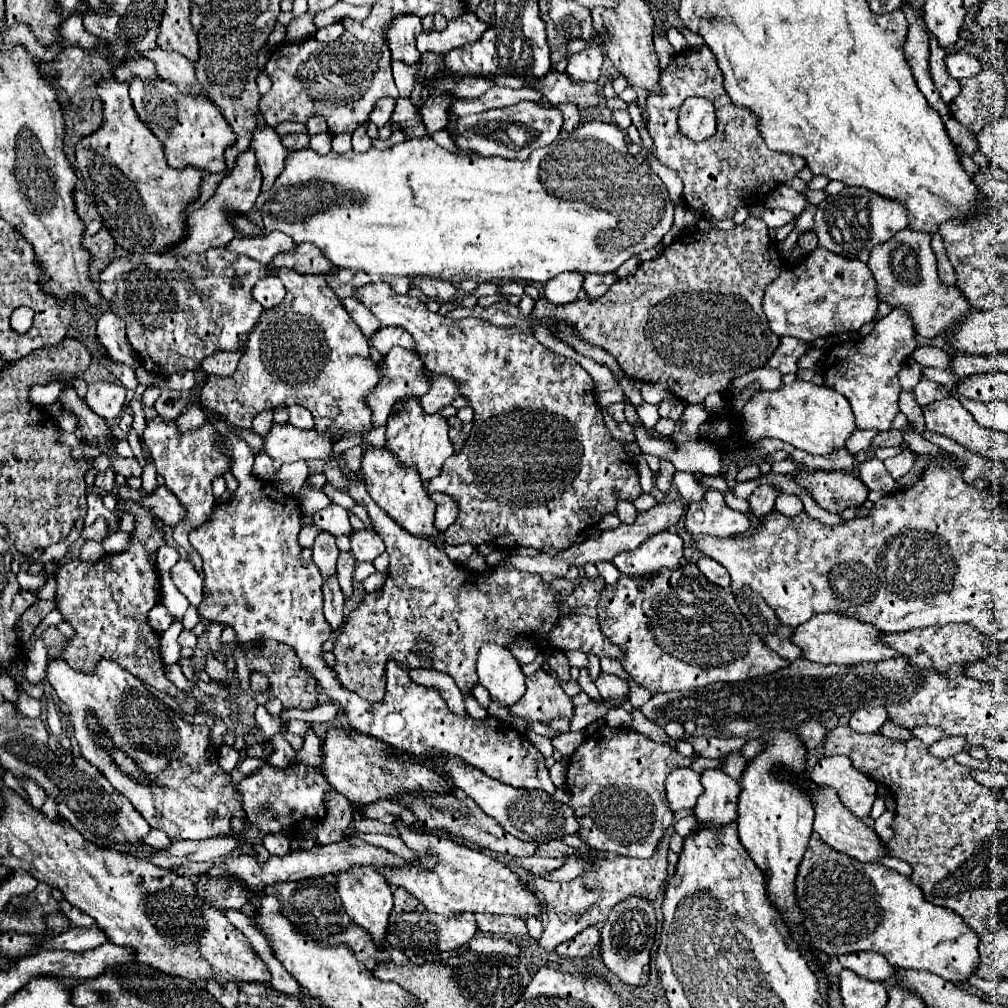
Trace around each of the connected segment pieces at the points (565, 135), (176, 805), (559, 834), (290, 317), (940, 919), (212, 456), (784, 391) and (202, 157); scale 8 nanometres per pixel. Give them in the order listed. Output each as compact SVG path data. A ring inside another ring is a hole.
M584 121L574 131L564 131L556 137L554 145L536 149L528 161L518 159L502 159L502 157L470 157L462 153L450 153L436 145L430 135L418 137L418 139L406 139L400 145L394 145L390 149L378 151L370 149L366 153L326 153L318 155L312 149L302 151L290 151L286 159L286 167L282 175L276 179L270 199L264 205L264 229L270 231L282 231L290 235L296 243L310 241L320 251L324 251L326 259L334 263L338 269L352 269L352 271L364 271L368 275L388 277L388 275L406 275L406 277L436 277L436 279L452 279L454 275L470 277L476 283L484 281L498 281L498 279L514 279L514 281L536 281L546 283L548 279L564 273L564 271L578 271L578 273L614 273L626 259L638 255L644 249L656 247L662 237L670 231L674 221L674 203L668 197L666 185L660 181L660 177L650 169L650 165L644 161L644 157L636 159L628 153L624 131L616 125L598 123L598 121Z
M54 659L46 677L60 701L70 707L74 735L86 757L110 785L130 799L134 809L154 827L162 829L172 841L176 839L210 839L216 835L234 837L230 827L232 817L244 817L242 797L234 789L230 775L218 767L218 749L208 739L208 727L184 721L168 705L164 705L148 687L132 673L124 671L114 661L98 661L94 673L80 673L66 665L64 659ZM86 713L98 717L96 721L106 727L106 735L114 739L116 747L124 749L138 767L156 779L158 785L138 785L128 775L120 773L104 749L92 741L86 727Z
M390 749L390 755L410 761L410 763L424 763L428 769L436 769L440 777L450 777L456 791L464 791L488 817L496 819L504 831L510 835L522 839L522 841L534 841L534 843L546 843L552 839L562 839L564 835L578 835L578 821L574 817L574 809L570 809L566 803L554 801L552 795L546 791L528 791L528 789L516 789L506 783L500 783L488 775L484 775L480 769L464 763L458 757L424 757L424 755L410 755L398 749Z
M286 267L274 269L272 273L286 287L284 301L272 309L264 309L258 325L248 333L248 349L234 373L230 377L208 377L200 395L202 407L218 413L238 429L250 429L252 419L264 409L302 405L312 413L316 431L334 433L338 439L372 431L370 409L364 405L364 395L378 385L380 373L378 365L370 359L368 339L360 333L358 325L354 325L342 301L328 287L324 275L302 275Z
M816 833L810 837L808 849L800 863L796 897L804 915L804 927L810 935L810 943L826 955L838 957L854 951L874 951L884 955L894 967L930 971L956 985L964 983L978 967L978 935L966 925L966 921L962 921L958 913L946 907L930 905L924 899L922 889L898 871L888 869L882 863L860 863L826 847Z
M156 417L154 421L150 421L146 425L144 439L146 439L146 445L152 453L156 471L164 479L166 489L170 493L174 493L174 497L178 497L178 501L182 501L182 505L186 509L186 521L182 521L182 525L178 525L178 529L174 531L174 541L182 549L188 551L192 547L188 543L190 529L196 529L198 525L202 525L202 521L206 521L206 517L210 517L210 511L214 509L212 479L218 475L224 475L228 471L230 459L226 455L222 455L220 449L216 447L218 435L210 423L204 423L196 431L180 433L176 429L174 421L164 423L160 417Z
M796 379L792 385L782 385L782 389L756 393L742 409L742 429L744 439L750 443L764 437L774 437L792 443L796 449L806 453L828 455L844 449L846 439L856 427L846 397L824 385Z
M134 79L130 83L130 99L140 121L164 145L164 155L172 169L184 169L192 165L208 173L226 171L224 151L230 145L234 145L234 131L230 129L230 125L210 99L182 95L178 93L178 89L174 89L172 83L164 79L156 81Z

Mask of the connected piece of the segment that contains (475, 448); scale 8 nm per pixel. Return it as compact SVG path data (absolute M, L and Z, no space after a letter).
M372 283L372 285L366 285L362 289L358 289L358 299L378 317L378 321L388 327L388 325L394 325L394 327L402 327L406 329L414 343L416 343L416 351L420 353L426 369L430 369L432 373L438 373L438 375L446 375L446 377L452 377L458 385L460 385L460 395L468 401L468 405L474 409L474 421L472 421L472 431L462 447L462 451L456 455L450 457L450 461L444 463L444 469L440 473L440 477L432 479L428 483L428 491L440 491L440 493L446 493L450 495L456 503L458 503L458 519L454 525L450 525L446 531L444 531L444 541L448 545L464 545L464 543L470 543L470 545L480 545L480 543L490 543L494 547L534 547L534 549L544 549L544 547L556 547L556 549L566 549L572 545L572 541L584 533L588 527L594 527L602 521L604 515L608 513L616 513L616 503L618 501L634 501L636 497L642 495L642 487L640 487L640 477L638 477L638 469L636 469L636 461L624 451L622 443L616 441L606 423L604 423L604 417L602 417L602 411L596 403L596 397L594 397L594 383L592 383L592 377L584 371L584 367L580 363L576 363L574 359L568 359L568 357L562 357L562 355L556 355L552 351L548 351L546 347L542 347L530 333L520 333L520 329L498 329L496 325L490 325L488 321L478 321L474 317L466 317L466 319L448 319L448 317L442 317L438 313L432 313L426 309L426 305L418 299L418 297L410 297L410 295L396 295L392 291L392 287L388 283Z

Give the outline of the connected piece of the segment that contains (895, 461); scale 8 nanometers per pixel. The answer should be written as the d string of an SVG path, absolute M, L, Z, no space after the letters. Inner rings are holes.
M904 449L899 455L886 459L884 465L886 465L888 473L890 473L894 479L898 479L898 477L902 477L902 475L908 473L912 465L914 465L914 461L915 457L911 451Z

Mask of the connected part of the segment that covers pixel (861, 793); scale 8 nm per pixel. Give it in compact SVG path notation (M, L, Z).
M824 757L810 771L816 785L832 787L842 799L844 807L856 817L866 817L876 799L876 783L864 773L856 771L846 757Z

